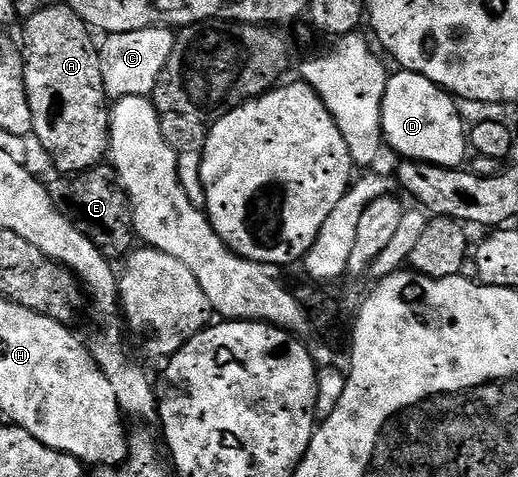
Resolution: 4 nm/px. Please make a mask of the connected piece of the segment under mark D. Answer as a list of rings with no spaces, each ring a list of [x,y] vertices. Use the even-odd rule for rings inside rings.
[[[401,69],[393,72],[388,78],[382,105],[382,123],[387,146],[390,149],[392,147],[403,160],[425,160],[429,165],[442,166],[444,169],[461,168],[467,162],[470,147],[466,125],[464,129],[457,106],[459,104],[451,94],[431,83],[424,75]]]

